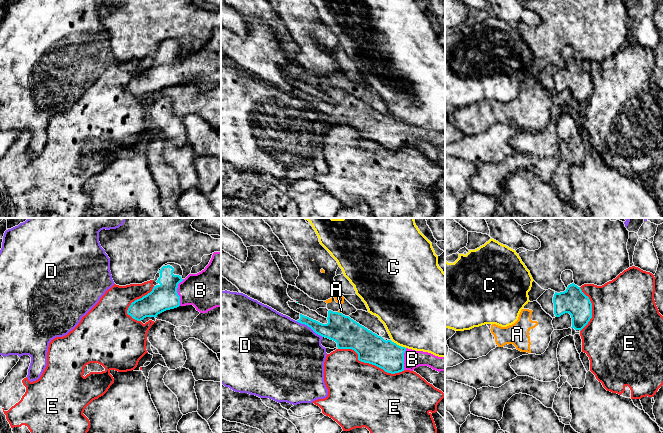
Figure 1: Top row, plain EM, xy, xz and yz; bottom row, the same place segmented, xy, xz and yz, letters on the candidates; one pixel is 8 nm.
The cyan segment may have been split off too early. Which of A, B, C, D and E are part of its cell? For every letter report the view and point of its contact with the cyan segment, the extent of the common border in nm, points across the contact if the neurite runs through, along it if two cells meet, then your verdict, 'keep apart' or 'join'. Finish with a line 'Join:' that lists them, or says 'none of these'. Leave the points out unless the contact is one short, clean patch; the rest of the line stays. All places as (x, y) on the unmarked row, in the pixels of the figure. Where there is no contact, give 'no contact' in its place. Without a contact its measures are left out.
A: meets cyan in xz at (338, 88); contact 30 nm long; border along xz (338, 87), (340, 89); keep apart
B: meets cyan in xy at (176, 68); contact 220 nm long; runs through xy (163, 73), (176, 68), (206, 66); join
C: meets cyan in xz at (396, 120); contact 80 nm long; border along xz (393, 117), (400, 122); keep apart
D: meets cyan in xz at (309, 102); contact 260 nm long; border along xz (296, 97), (306, 100), (322, 113); keep apart
E: meets cyan in xz at (369, 139); contact 550 nm long; keep apart
Join: B

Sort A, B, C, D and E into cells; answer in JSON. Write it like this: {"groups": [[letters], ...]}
{"groups": [["A"], ["B"], ["C"], ["D"], ["E"]]}

